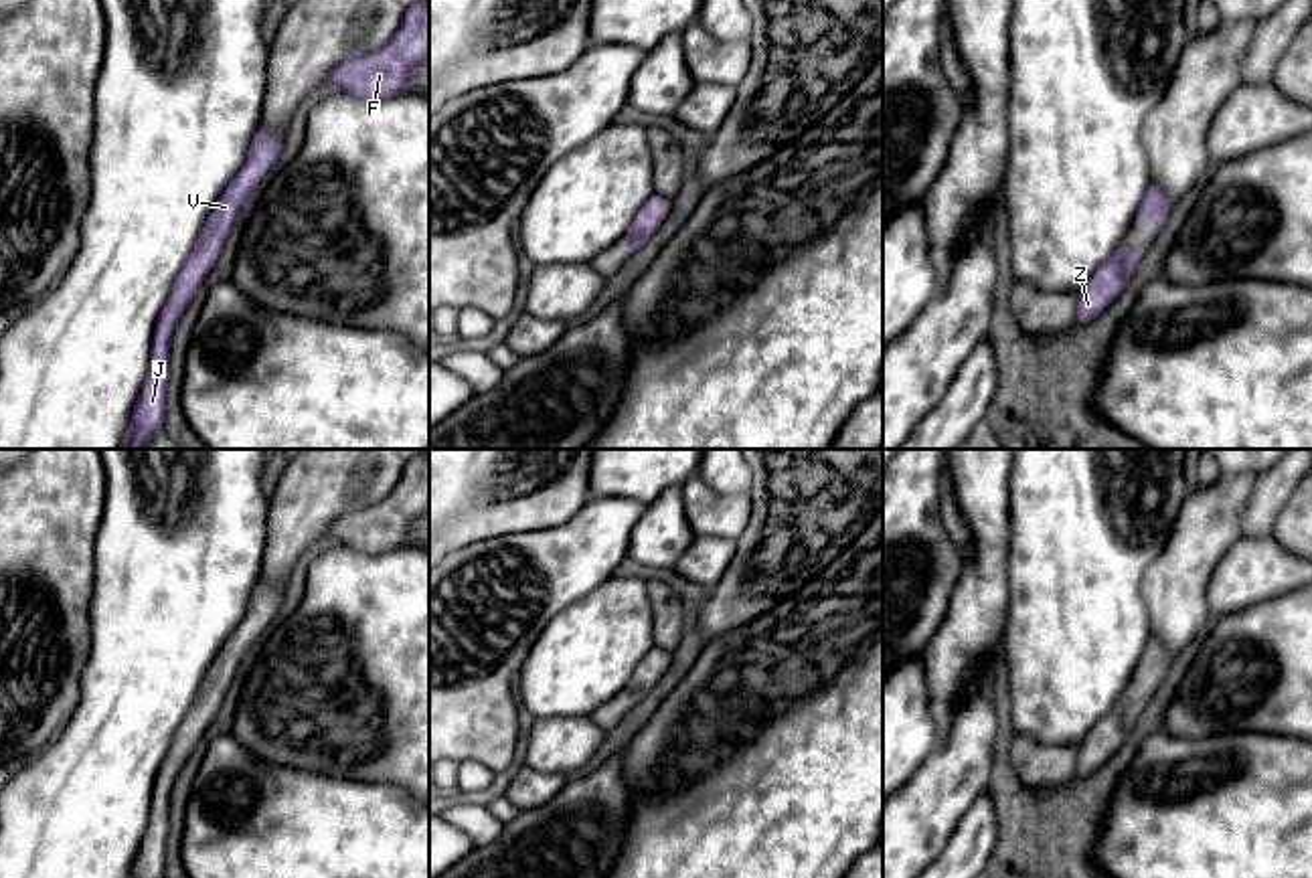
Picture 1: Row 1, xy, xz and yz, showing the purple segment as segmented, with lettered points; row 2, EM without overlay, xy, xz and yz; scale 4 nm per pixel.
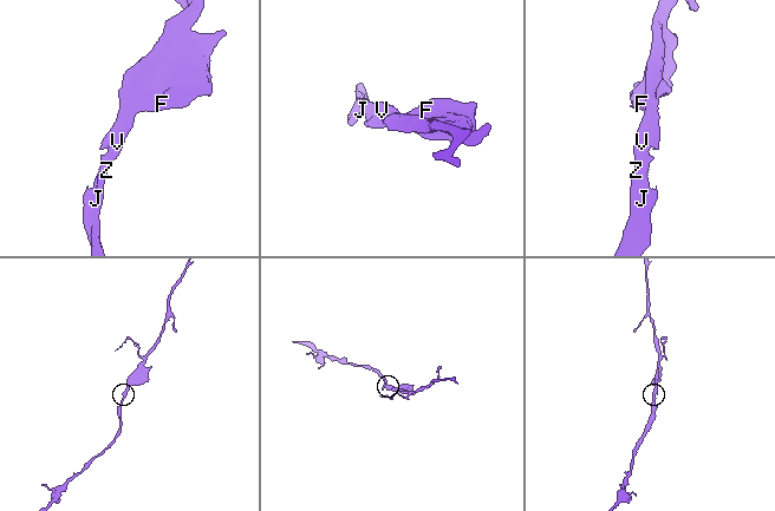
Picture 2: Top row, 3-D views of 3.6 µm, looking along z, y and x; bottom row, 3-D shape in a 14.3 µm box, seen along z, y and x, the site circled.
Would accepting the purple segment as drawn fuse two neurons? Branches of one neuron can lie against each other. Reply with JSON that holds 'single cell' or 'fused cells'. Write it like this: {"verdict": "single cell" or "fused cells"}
{"verdict": "single cell"}

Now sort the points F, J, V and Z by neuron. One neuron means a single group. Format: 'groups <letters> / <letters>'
groups F J V Z

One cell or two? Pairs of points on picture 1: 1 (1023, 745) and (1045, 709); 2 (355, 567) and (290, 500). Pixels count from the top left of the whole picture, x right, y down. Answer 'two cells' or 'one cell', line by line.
1: two cells
2: two cells

